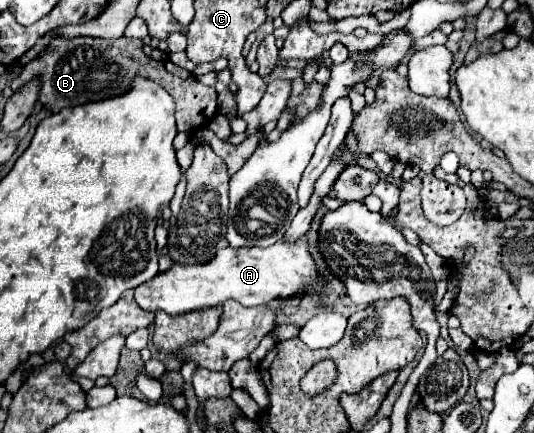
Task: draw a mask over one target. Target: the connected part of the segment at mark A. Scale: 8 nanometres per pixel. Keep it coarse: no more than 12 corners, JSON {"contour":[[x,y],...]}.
{"contour":[[307,244],[223,248],[135,288],[147,312],[321,294]]}

